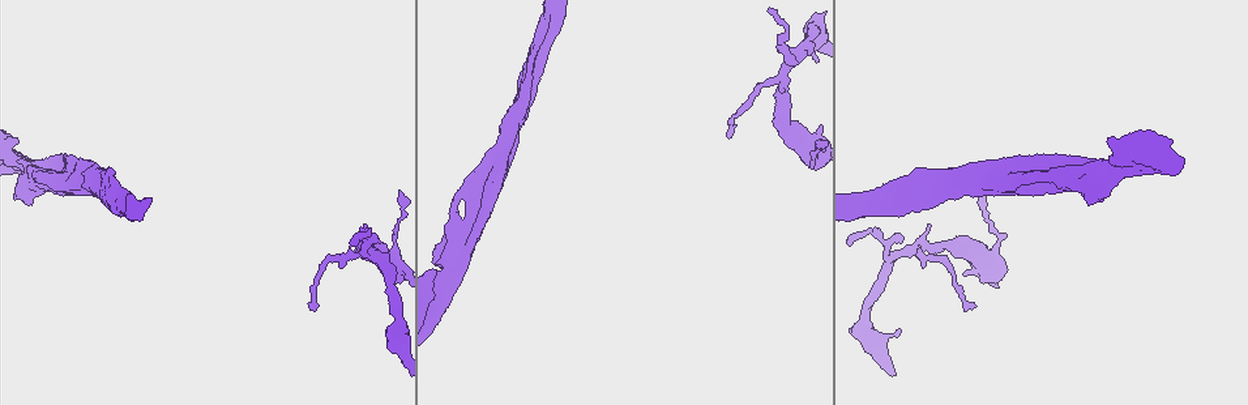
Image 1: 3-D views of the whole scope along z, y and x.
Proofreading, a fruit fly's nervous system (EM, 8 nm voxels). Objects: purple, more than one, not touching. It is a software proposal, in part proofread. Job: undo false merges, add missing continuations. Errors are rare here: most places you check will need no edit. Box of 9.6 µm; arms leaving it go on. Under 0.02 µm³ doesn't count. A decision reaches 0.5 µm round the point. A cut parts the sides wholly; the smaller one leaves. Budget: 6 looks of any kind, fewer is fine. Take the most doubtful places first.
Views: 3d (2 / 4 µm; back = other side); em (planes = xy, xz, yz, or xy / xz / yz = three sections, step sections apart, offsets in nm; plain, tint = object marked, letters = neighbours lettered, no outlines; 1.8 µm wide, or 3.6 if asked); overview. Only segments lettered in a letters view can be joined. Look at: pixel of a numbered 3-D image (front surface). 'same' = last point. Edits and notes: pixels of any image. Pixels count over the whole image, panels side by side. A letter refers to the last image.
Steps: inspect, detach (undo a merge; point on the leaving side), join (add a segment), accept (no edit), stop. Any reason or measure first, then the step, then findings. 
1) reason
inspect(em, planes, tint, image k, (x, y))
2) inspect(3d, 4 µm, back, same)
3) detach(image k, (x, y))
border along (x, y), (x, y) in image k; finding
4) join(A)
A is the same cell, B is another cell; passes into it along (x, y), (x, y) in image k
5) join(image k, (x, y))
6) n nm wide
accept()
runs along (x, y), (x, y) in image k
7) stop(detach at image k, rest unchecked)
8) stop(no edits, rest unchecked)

two arms at a narrow angle
inspect(3d, 2 µm, back, image 1, (953, 181))

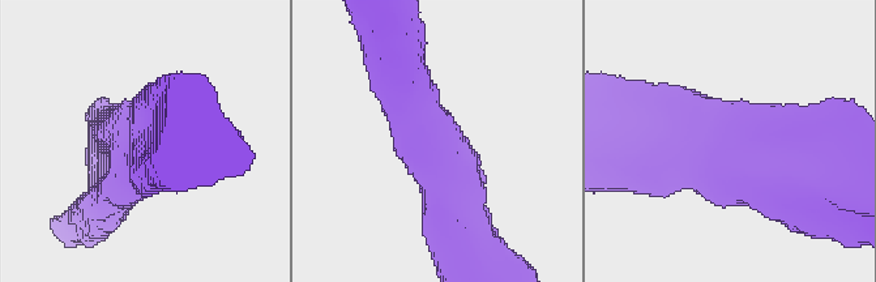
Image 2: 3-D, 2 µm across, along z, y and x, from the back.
3 arms; arms of 280, 320, 440 nm; need the tissue
inspect(em, xy, step 16, letters, image 2, (725, 152))

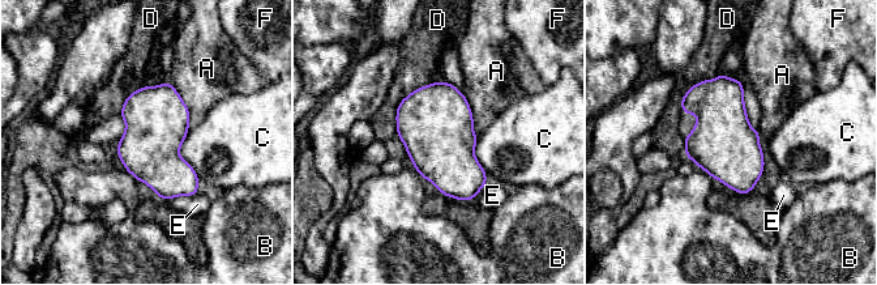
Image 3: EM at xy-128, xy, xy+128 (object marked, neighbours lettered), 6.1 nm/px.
inspect(em, planes, letters, same)

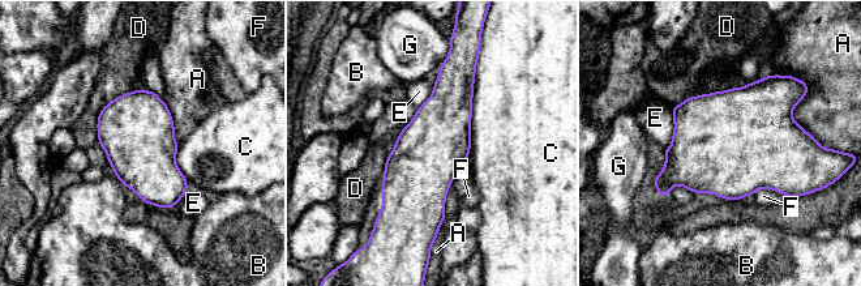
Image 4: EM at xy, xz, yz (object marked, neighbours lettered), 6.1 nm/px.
420 nm wide
accept()
A, B, C, D, E, F and G are other cells; border along (162, 99), (179, 144) in image 4; continuous, no second neuron

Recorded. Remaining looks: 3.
free end
inspect(3d, 4 µm, image 1, (120, 185))

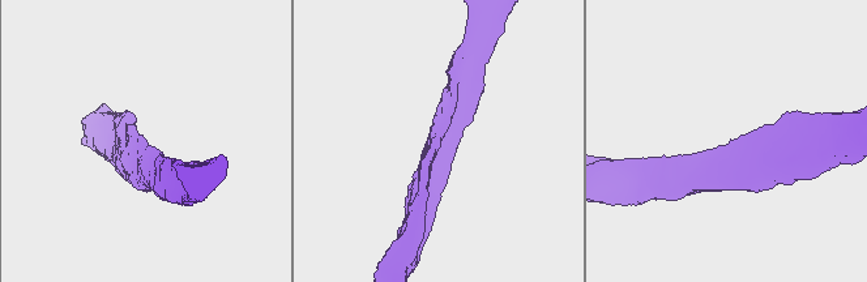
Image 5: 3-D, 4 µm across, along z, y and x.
arms of 280, 340 nm
inspect(em, xz, step 16, letters, image 5, (726, 145))

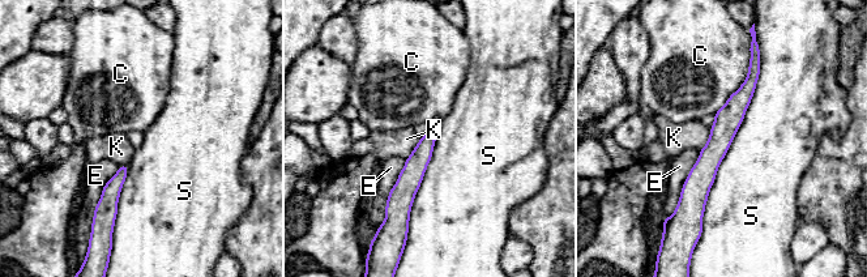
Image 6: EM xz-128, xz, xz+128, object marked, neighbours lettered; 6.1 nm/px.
inspect(em, planes, letters, same)

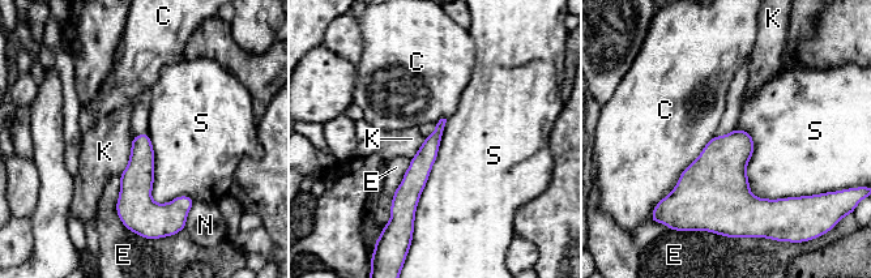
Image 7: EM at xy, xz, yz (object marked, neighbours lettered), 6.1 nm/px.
accept()
C, E, K, N and S are other cells; no lettered segment goes on from it

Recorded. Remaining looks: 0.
stop(no edits, rest unchecked)

